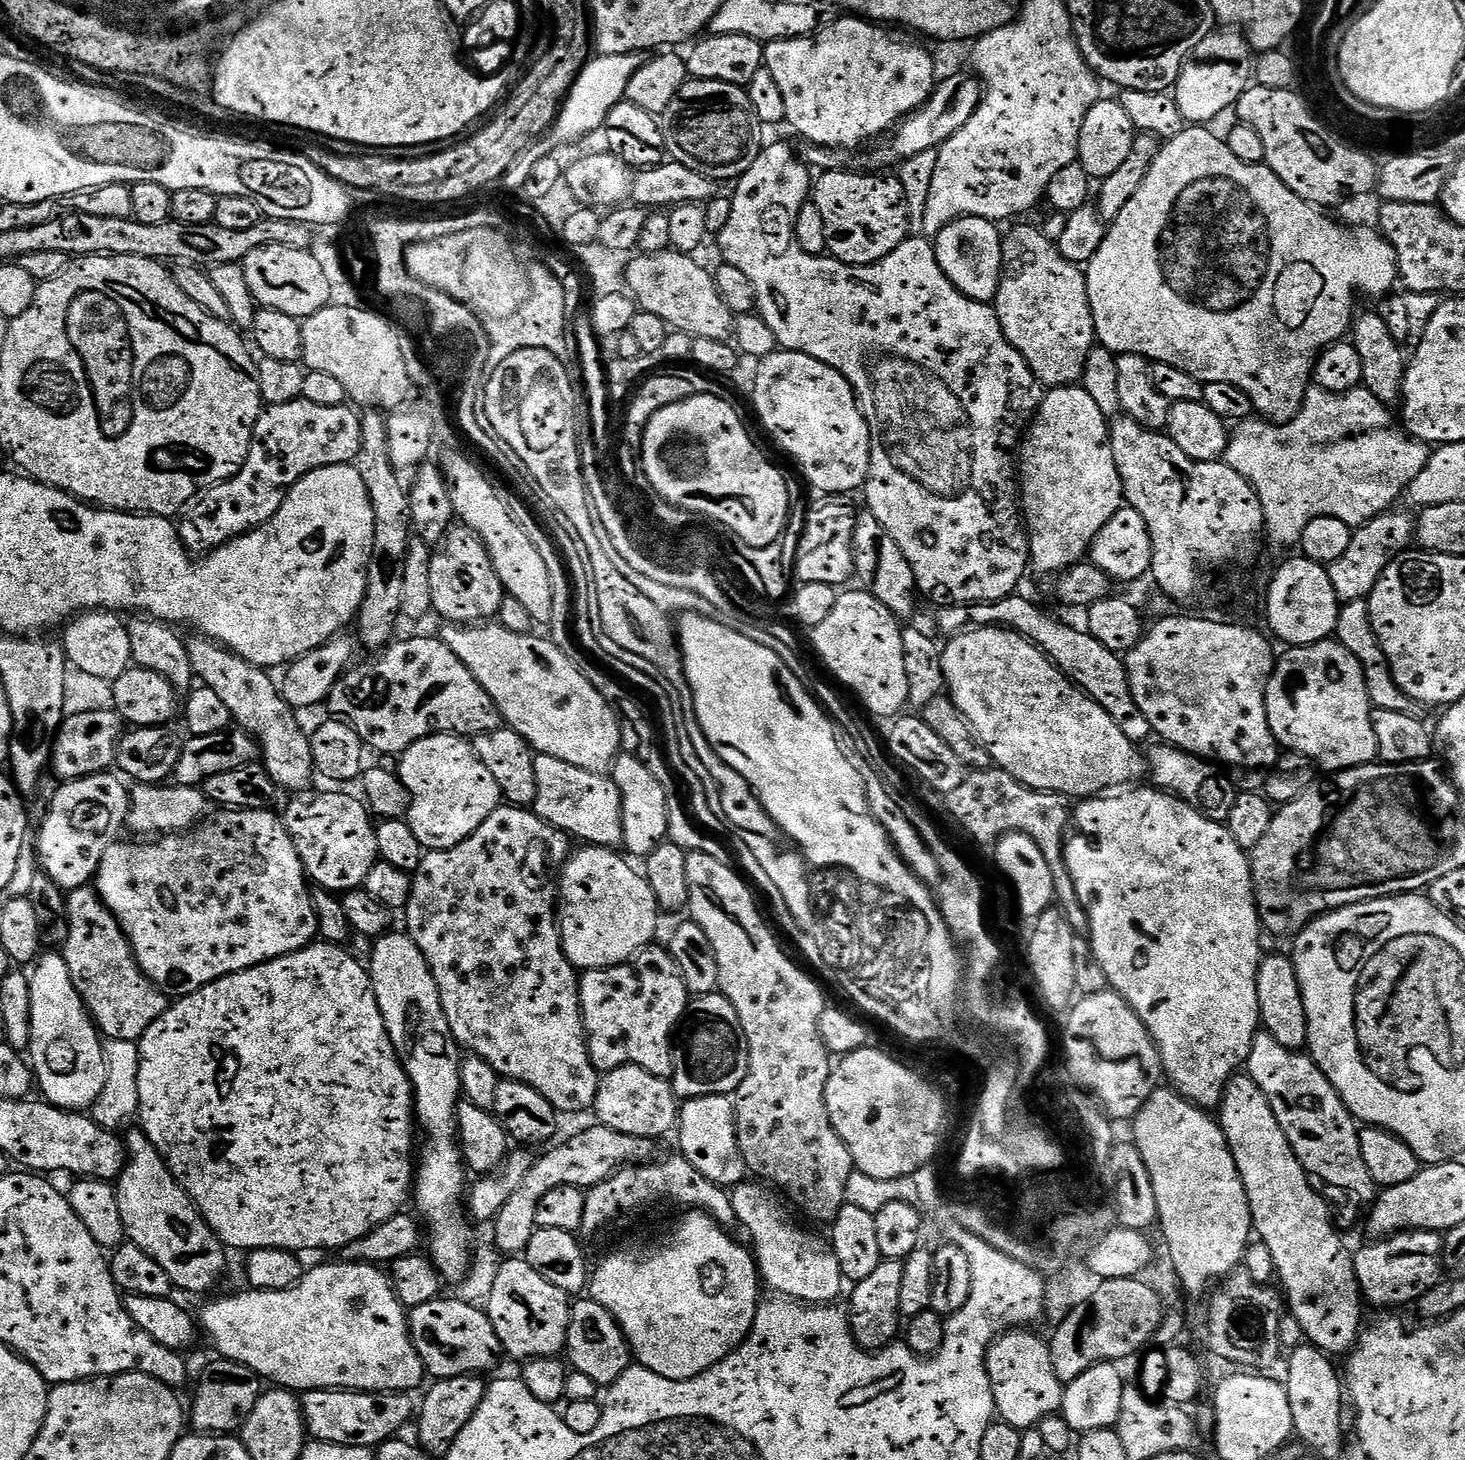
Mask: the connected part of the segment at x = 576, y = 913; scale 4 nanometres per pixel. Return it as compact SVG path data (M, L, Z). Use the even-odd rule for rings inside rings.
M599 846L581 849L581 852L573 851L569 855L559 873L561 876L558 876L558 923L564 953L578 970L627 964L653 943L656 923L662 919L654 890L650 890L643 875L637 869L635 872L627 864L629 861L623 855L620 857L616 850Z

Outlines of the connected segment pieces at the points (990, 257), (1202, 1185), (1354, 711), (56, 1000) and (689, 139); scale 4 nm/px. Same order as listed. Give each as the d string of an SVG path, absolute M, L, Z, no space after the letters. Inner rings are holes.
M962 216L952 224L947 224L934 237L936 257L952 284L964 296L981 302L995 301L1000 291L1004 263L1004 236L997 225L986 218Z
M1161 1086L1144 1103L1131 1125L1134 1143L1146 1162L1158 1202L1158 1228L1164 1231L1168 1256L1180 1284L1192 1296L1200 1296L1208 1287L1219 1285L1244 1263L1245 1252L1254 1236L1252 1211L1246 1186L1238 1174L1234 1154L1224 1130L1205 1109L1193 1104L1168 1086Z
M1332 638L1323 640L1321 644L1292 646L1287 651L1285 656L1277 659L1268 693L1272 733L1277 744L1281 749L1306 754L1328 774L1373 763L1378 756L1372 721L1374 709L1368 696L1368 678L1359 657Z
M59 951L41 955L39 959L35 961L34 969L30 976L30 1026L32 1027L32 1042L30 1045L30 1067L34 1073L35 1083L38 1085L44 1093L42 1093L43 1099L47 1103L52 1104L55 1108L66 1108L69 1110L88 1110L95 1104L96 1100L102 1094L102 1086L106 1086L106 1062L104 1061L104 1046L102 1043L102 1037L97 1029L94 1021L92 1021L92 1015L89 1014L88 1009L85 1008L82 998L78 994L78 990L74 986L74 982L70 978L70 970L66 966L63 955Z
M689 78L680 88L675 112L672 132L670 128L671 159L682 166L690 166L690 170L698 170L698 174L706 174L711 180L739 180L766 147L766 125L758 118L754 102L750 102L741 85Z

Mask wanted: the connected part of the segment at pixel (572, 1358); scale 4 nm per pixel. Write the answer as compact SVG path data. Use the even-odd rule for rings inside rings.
M585 1298L572 1304L566 1360L575 1371L594 1378L598 1386L607 1386L614 1383L630 1367L634 1357L624 1331L620 1328L620 1323L612 1317L610 1310L606 1310L606 1306L602 1306L597 1300Z

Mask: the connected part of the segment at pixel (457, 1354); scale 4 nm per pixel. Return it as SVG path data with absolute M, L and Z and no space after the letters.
M431 1300L411 1309L408 1331L422 1358L427 1375L445 1380L469 1374L488 1374L502 1357L500 1339L483 1307L475 1308L464 1300Z

